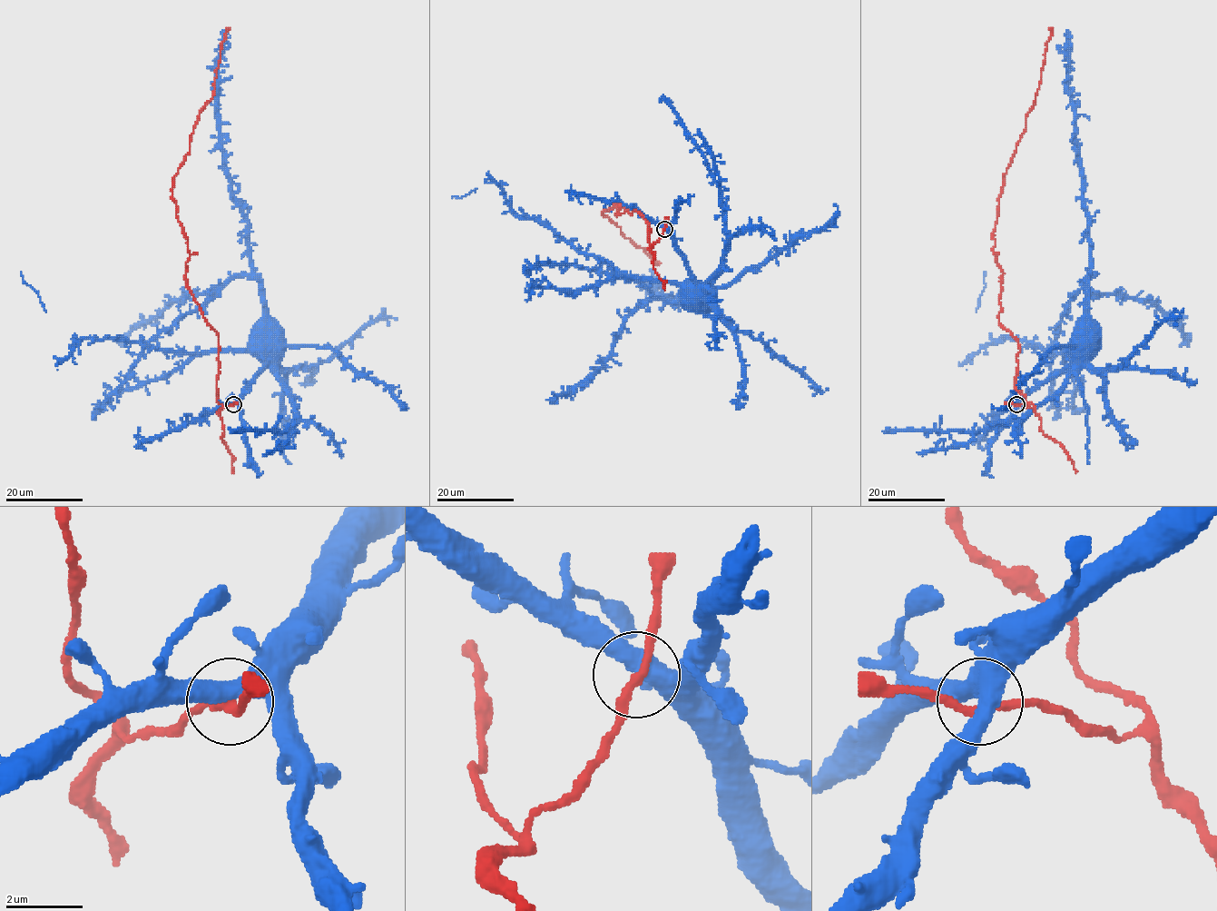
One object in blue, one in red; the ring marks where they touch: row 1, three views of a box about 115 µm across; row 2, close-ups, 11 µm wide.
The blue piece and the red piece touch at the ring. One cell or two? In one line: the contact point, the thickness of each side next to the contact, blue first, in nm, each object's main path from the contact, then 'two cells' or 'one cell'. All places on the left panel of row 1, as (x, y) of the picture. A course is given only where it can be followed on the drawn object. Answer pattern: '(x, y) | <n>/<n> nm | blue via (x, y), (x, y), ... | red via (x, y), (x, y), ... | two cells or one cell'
(233, 404) | 480/220 nm | blue via (233, 403), (266, 363), (260, 278), (220, 141), (220, 51), (230, 34) | red via (233, 404), (217, 401), (219, 341), (186, 284), (188, 241), (171, 195), (230, 27) | one cell

